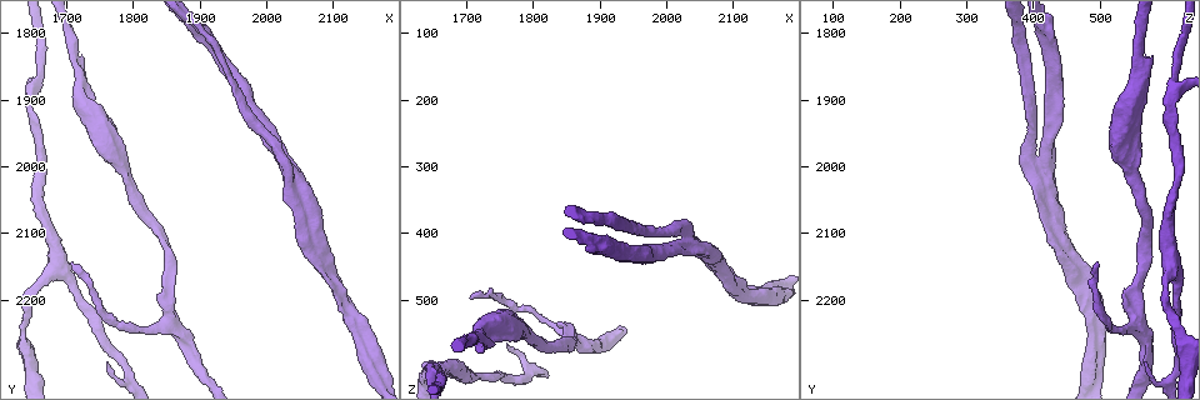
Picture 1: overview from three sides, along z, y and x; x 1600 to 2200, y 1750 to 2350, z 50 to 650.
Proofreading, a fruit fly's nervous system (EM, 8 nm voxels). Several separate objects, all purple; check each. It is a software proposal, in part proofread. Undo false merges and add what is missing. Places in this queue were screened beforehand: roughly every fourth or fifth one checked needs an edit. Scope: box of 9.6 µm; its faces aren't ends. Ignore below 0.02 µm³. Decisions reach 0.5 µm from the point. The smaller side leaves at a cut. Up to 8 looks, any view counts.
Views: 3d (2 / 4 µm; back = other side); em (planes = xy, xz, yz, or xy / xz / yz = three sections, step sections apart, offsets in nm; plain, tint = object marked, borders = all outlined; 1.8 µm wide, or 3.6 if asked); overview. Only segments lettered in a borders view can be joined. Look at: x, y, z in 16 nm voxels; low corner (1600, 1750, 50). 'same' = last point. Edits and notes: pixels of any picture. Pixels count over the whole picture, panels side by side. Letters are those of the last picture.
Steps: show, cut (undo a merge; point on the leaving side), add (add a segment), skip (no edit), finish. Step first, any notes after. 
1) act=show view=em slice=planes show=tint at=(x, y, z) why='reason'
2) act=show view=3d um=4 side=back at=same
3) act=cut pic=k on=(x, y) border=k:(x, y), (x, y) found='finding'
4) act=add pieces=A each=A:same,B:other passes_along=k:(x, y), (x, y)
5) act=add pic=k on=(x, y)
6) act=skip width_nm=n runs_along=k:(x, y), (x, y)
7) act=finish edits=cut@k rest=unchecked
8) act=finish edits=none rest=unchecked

act=show view=em slice=planes show=borders at=(1760, 2295, 565) why='thin end'

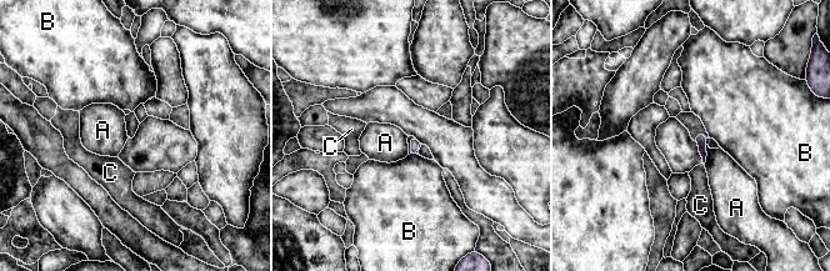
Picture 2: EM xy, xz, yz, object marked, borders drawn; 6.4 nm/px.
act=skip each=A:other,B:other,C:other border=2:(708, 145), (706, 161), (704, 164) found='no lettered segment goes on from it'

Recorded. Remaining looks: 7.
act=show view=3d um=4 at=(2030, 2000, 415) why='three-way junction'

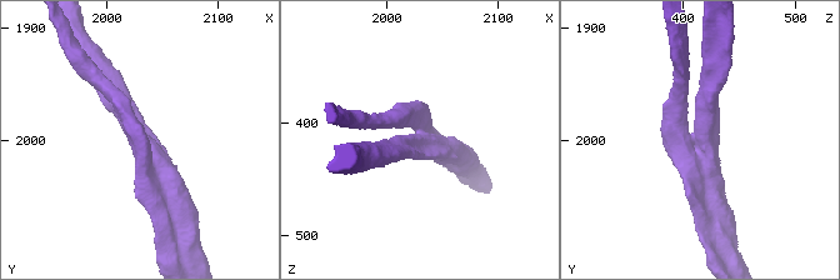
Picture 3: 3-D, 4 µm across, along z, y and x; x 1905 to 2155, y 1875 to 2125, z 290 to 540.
act=show view=em slice=planes show=borders at=(2032, 2006, 414) arms=3 arm_widths_nm=240,280,380 why='now the EM'

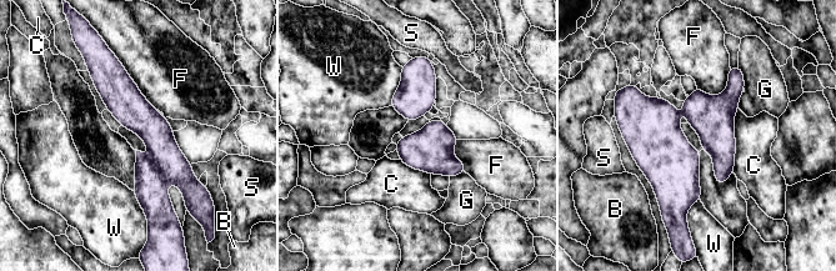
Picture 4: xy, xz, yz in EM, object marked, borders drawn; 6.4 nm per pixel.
act=skip each=B:other,C:other,F:other,G:other,S:other,W:other found='continuous, no second cell'

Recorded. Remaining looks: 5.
act=show view=em slice=planes show=borders at=(1645, 1885, 615) why='thin neck'

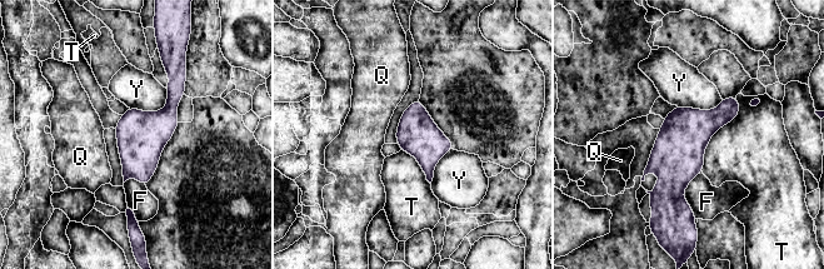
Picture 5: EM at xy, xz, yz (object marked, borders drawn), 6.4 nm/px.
act=skip each=F:other,Q:other,T:other,Y:other border=5:(737, 95), (702, 172) found='all the same cell'

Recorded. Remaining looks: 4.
act=finish edits=none rest=unchecked

